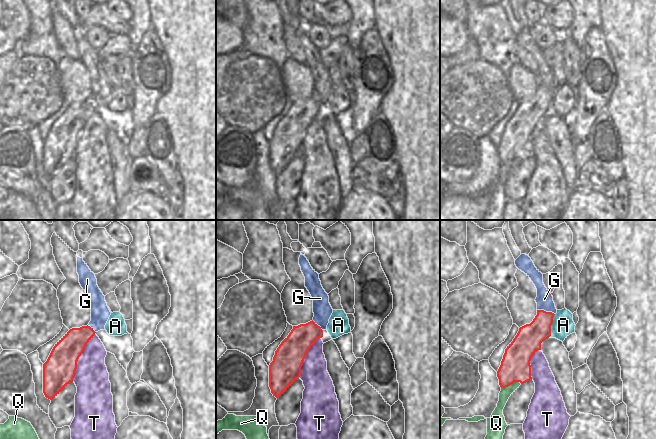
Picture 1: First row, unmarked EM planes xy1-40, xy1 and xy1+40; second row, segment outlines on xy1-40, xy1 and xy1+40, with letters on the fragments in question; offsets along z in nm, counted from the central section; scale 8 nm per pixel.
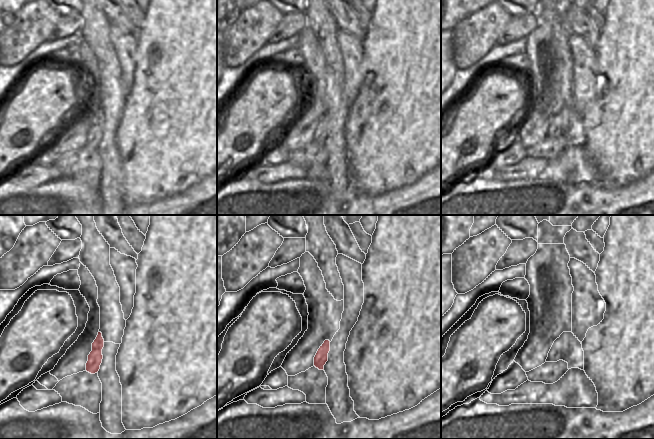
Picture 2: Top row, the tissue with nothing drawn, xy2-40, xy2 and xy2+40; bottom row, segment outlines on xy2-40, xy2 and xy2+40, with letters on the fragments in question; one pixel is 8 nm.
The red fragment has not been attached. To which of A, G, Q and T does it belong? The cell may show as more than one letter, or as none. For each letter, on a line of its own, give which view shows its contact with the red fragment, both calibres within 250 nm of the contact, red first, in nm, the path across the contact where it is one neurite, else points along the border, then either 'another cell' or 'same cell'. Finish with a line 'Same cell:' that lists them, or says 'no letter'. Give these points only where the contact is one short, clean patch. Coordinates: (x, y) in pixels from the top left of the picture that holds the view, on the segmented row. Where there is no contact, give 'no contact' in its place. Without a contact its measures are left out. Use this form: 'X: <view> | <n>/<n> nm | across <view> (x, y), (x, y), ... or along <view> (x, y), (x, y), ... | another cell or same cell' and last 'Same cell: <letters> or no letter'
A: xy1+40 | 220/180 nm | along xy1+40 (555, 314), (549, 336) | another cell
G: xy1+40 | 200/140 nm | along xy1+40 (537, 309), (551, 311), (554, 314) | another cell
Q: xy1+40 | 240/90 nm | another cell
T: xy1-40 | 260/280 nm | another cell
Same cell: no letter

